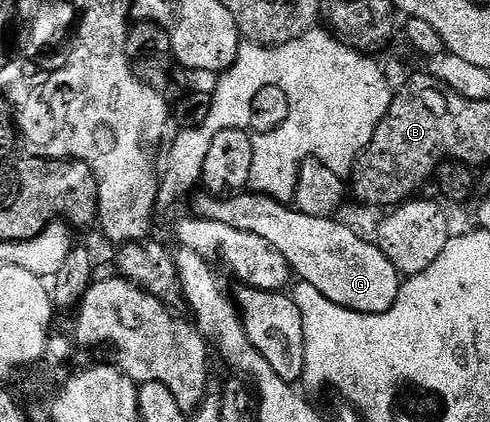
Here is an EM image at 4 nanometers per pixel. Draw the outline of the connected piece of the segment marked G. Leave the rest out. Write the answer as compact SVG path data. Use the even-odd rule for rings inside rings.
M207 192L192 202L191 213L198 218L214 220L238 228L238 232L254 232L262 236L292 265L293 275L306 284L314 284L326 300L359 314L380 315L389 311L397 300L402 276L394 264L373 241L355 234L348 226L336 222L335 217L306 216L291 205L255 192L237 192L231 196L217 196Z

